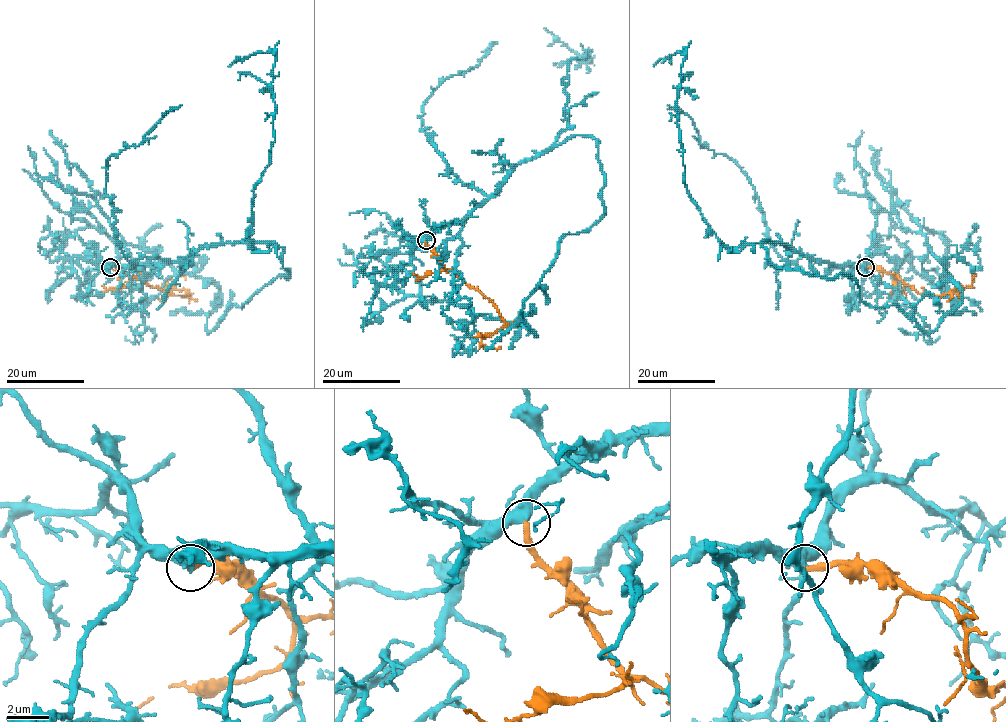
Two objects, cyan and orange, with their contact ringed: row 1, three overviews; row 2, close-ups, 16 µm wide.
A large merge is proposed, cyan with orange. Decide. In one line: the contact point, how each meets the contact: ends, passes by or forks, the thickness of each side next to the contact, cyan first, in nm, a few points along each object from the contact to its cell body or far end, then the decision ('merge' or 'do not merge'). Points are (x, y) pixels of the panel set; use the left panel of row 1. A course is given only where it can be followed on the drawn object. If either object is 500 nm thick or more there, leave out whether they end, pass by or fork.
at (110, 267); cyan passes by; orange ends there; 460 nm thick on the cyan side, 300 nm on the other; cyan runs (110, 268), (257, 241), (282, 248), (289, 277), (232, 305), (209, 332), (221, 292), (61, 212), (27, 145); orange runs (110, 268), (117, 267), (150, 286), (179, 296), (189, 293), (165, 284), (178, 272), (185, 280); merge

